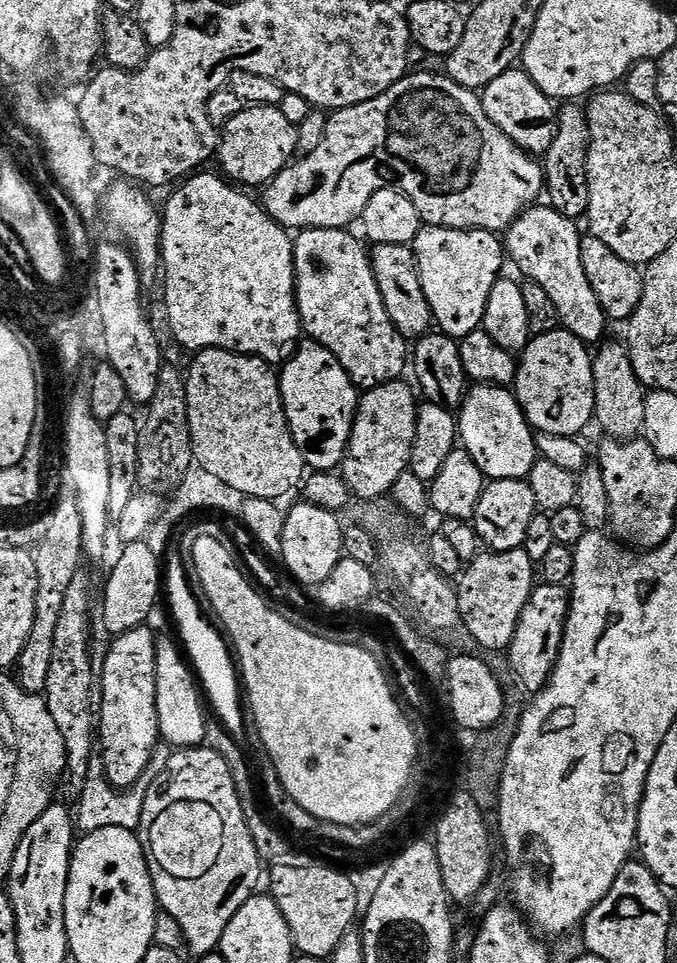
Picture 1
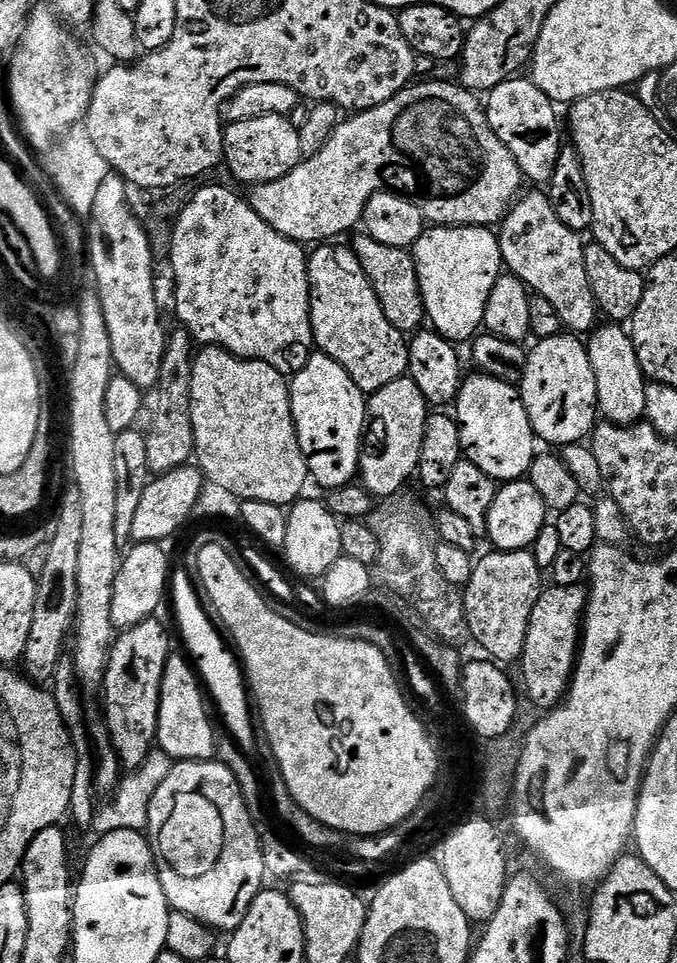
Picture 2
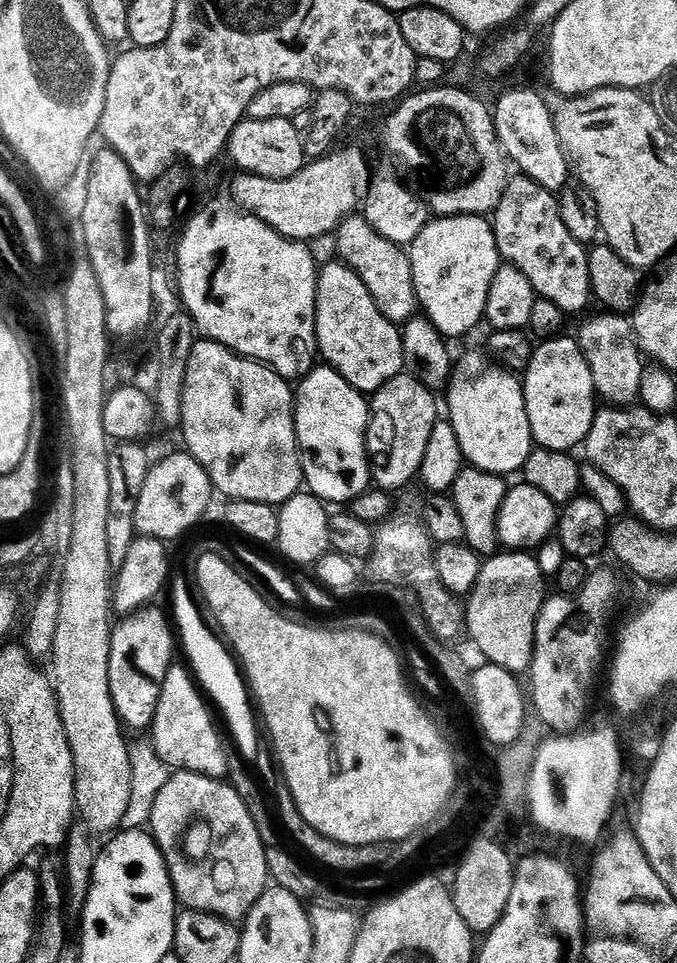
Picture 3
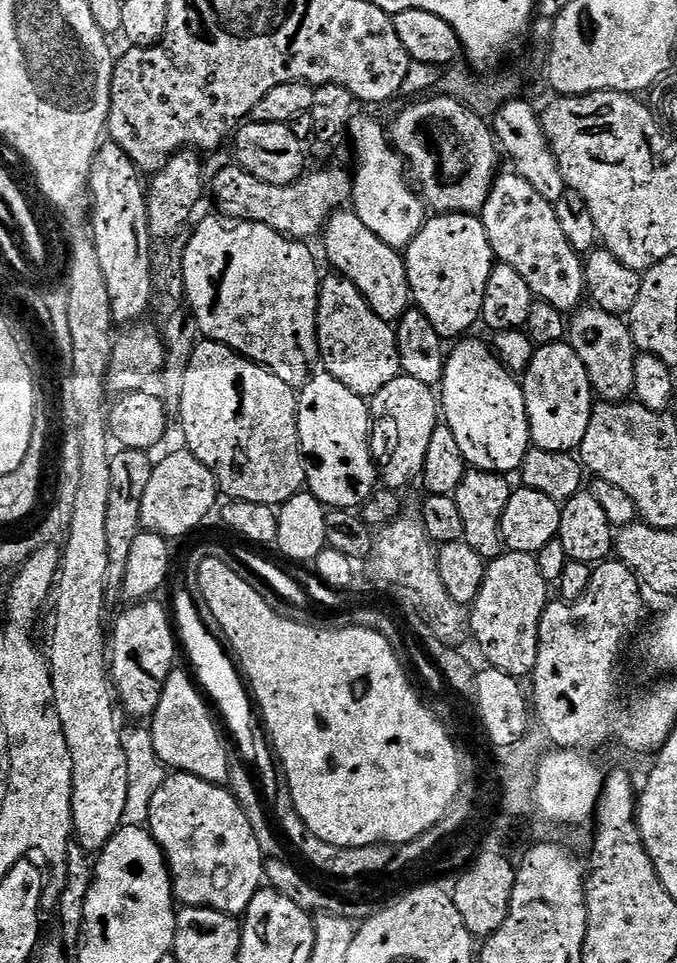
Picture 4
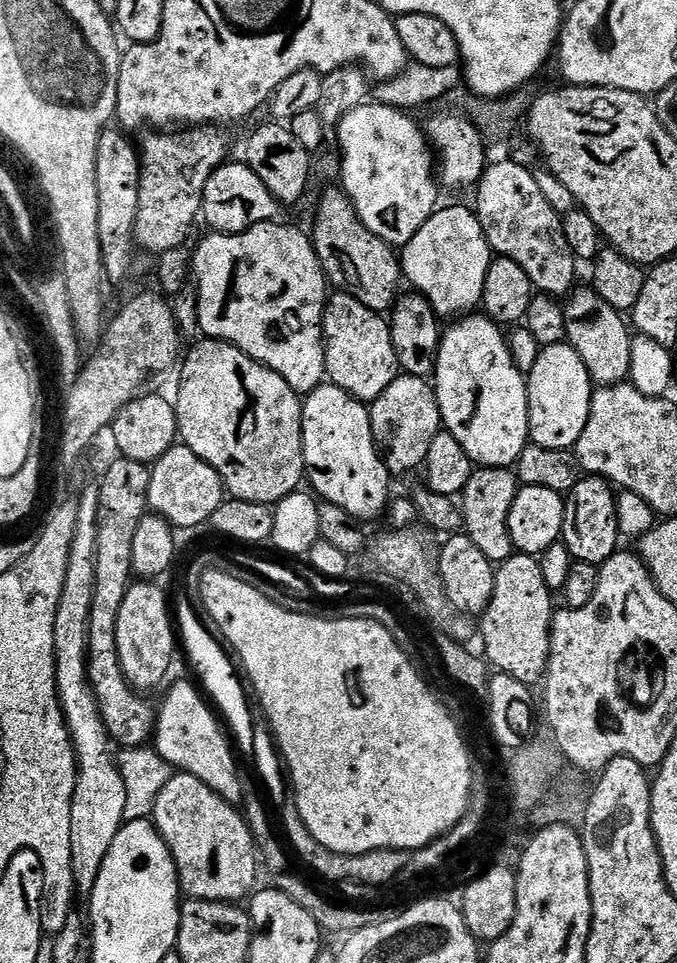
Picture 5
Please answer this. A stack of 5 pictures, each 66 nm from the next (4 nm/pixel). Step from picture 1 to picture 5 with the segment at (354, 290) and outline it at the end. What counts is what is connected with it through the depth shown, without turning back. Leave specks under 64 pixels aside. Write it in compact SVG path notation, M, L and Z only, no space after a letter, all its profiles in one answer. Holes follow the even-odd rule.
M333 291L324 306L324 363L331 383L346 390L355 400L376 400L398 375L400 363L394 354L389 321L372 312L349 292Z

